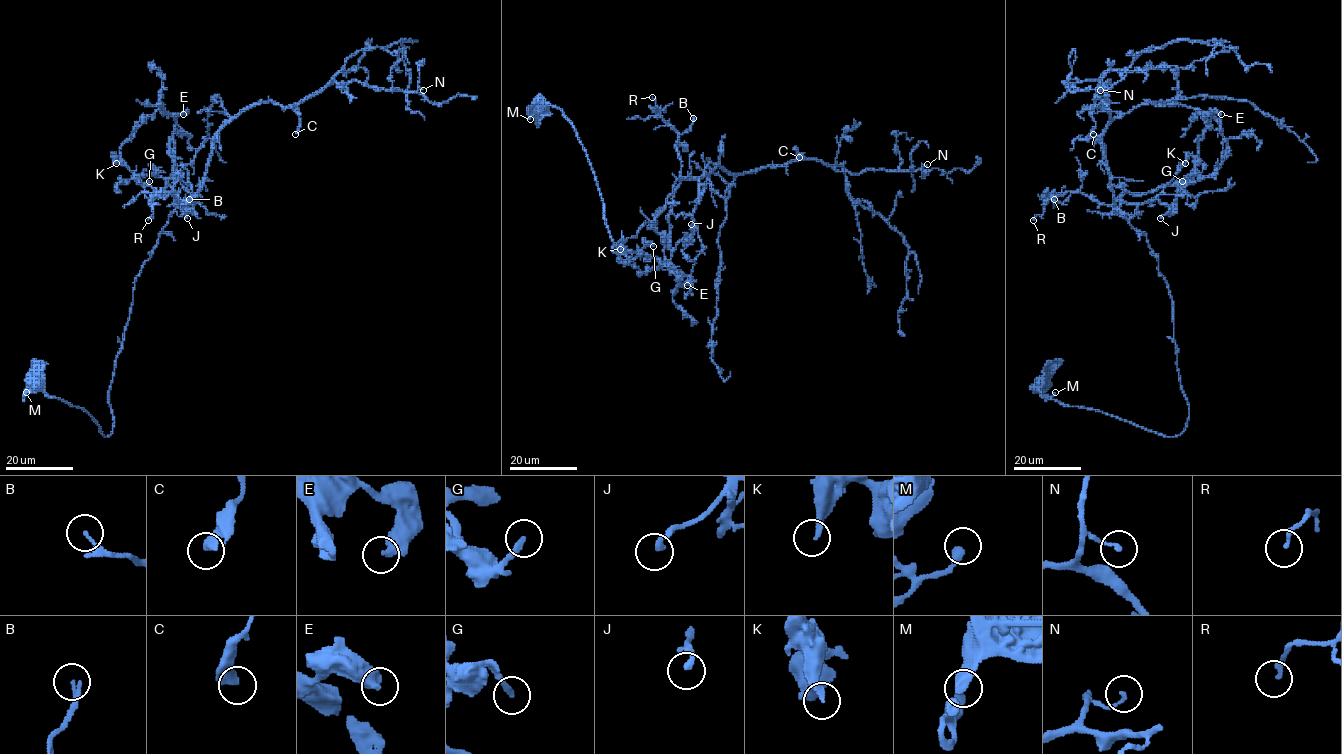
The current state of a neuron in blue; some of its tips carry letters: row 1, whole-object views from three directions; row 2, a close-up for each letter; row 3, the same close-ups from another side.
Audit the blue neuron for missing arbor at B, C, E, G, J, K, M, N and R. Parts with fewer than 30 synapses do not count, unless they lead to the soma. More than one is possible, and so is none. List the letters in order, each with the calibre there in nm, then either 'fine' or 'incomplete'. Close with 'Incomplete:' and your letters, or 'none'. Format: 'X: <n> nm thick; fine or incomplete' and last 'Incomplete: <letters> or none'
B: 130 nm thick; fine
C: 280 nm thick; fine
E: 500 nm thick; fine
G: 240 nm thick; fine
J: 220 nm thick; fine
K: 180 nm thick; fine
M: 320 nm thick; fine
N: 130 nm thick; fine
R: 180 nm thick; fine
Incomplete: none

